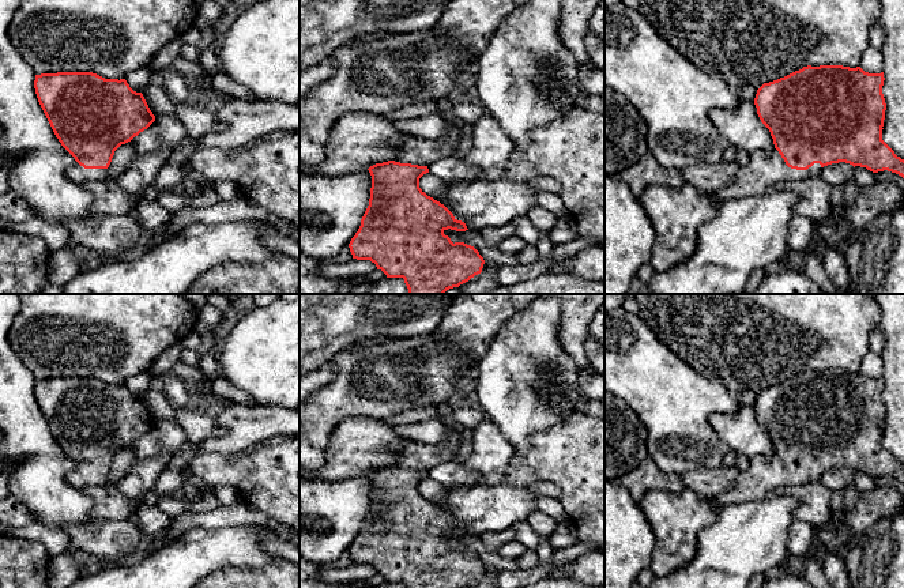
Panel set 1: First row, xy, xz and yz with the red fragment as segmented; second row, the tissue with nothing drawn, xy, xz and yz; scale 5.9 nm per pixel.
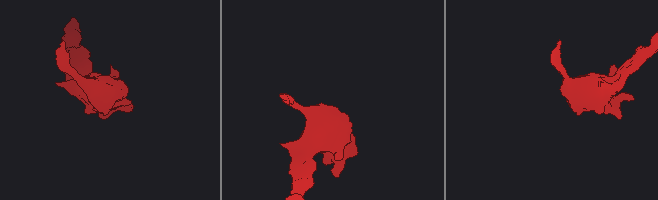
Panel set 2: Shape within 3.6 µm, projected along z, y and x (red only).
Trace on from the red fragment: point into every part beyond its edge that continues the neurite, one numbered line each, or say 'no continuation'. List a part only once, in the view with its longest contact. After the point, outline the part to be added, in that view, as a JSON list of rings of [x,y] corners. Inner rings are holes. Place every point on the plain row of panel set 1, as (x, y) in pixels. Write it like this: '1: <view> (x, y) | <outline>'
1: yz (764, 474) | [[[776,453],[772,456],[758,455],[752,457],[749,467],[739,472],[734,487],[711,502],[720,512],[731,504],[762,500],[779,487],[816,482],[821,474],[820,468],[814,468],[807,475],[791,474]]]

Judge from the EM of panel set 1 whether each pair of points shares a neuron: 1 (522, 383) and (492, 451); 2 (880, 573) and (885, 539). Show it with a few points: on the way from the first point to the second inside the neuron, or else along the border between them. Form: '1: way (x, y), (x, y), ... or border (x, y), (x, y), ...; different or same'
1: border (485, 417), (498, 426), (516, 451); different
2: way (885, 565), (885, 547); same

